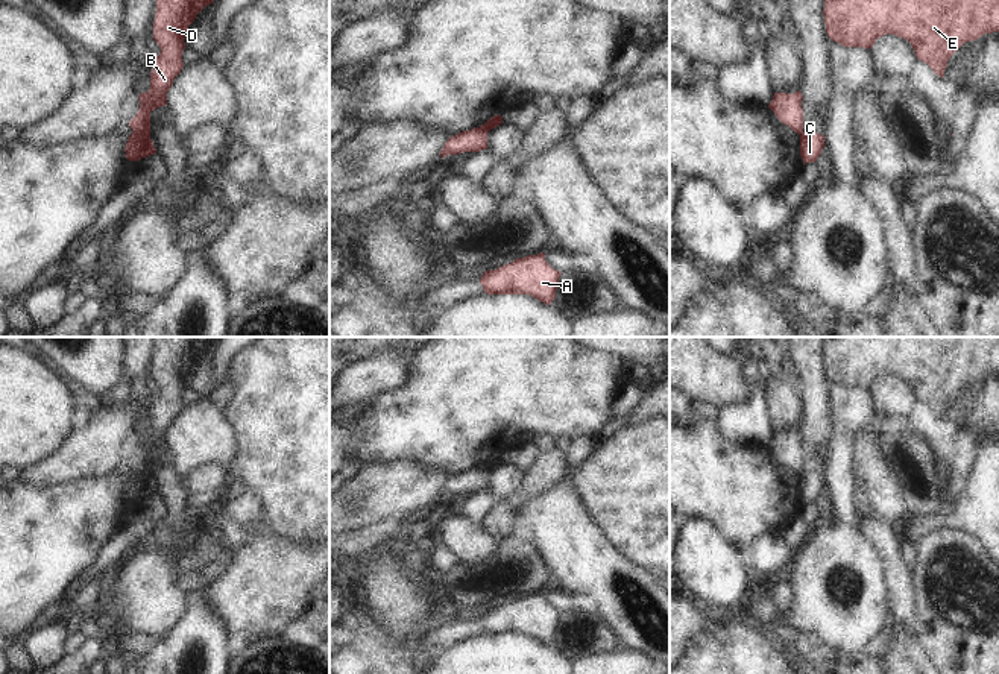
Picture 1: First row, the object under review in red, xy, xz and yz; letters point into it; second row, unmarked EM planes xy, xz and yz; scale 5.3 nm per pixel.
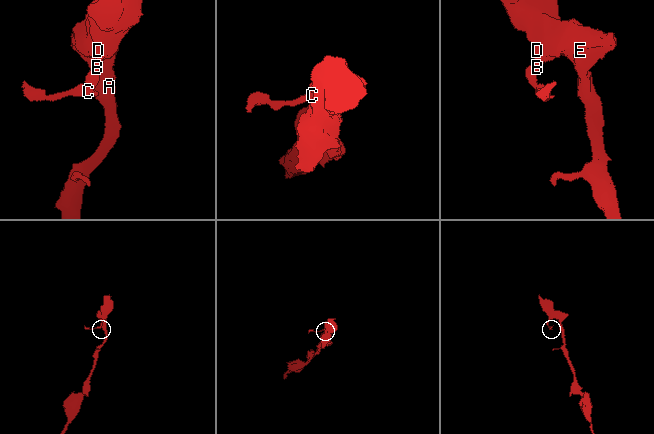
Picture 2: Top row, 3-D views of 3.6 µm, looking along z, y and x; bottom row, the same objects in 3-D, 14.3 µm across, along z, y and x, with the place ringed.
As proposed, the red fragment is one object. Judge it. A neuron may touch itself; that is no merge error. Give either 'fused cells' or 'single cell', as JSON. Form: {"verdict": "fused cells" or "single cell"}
{"verdict": "fused cells"}

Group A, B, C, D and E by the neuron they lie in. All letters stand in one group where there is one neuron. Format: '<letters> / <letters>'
A B D E / C

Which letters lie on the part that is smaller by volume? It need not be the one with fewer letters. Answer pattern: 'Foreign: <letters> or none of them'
Foreign: C

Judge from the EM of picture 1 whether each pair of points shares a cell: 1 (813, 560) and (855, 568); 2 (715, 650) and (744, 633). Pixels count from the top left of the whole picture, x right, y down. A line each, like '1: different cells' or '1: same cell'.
1: same cell
2: same cell

